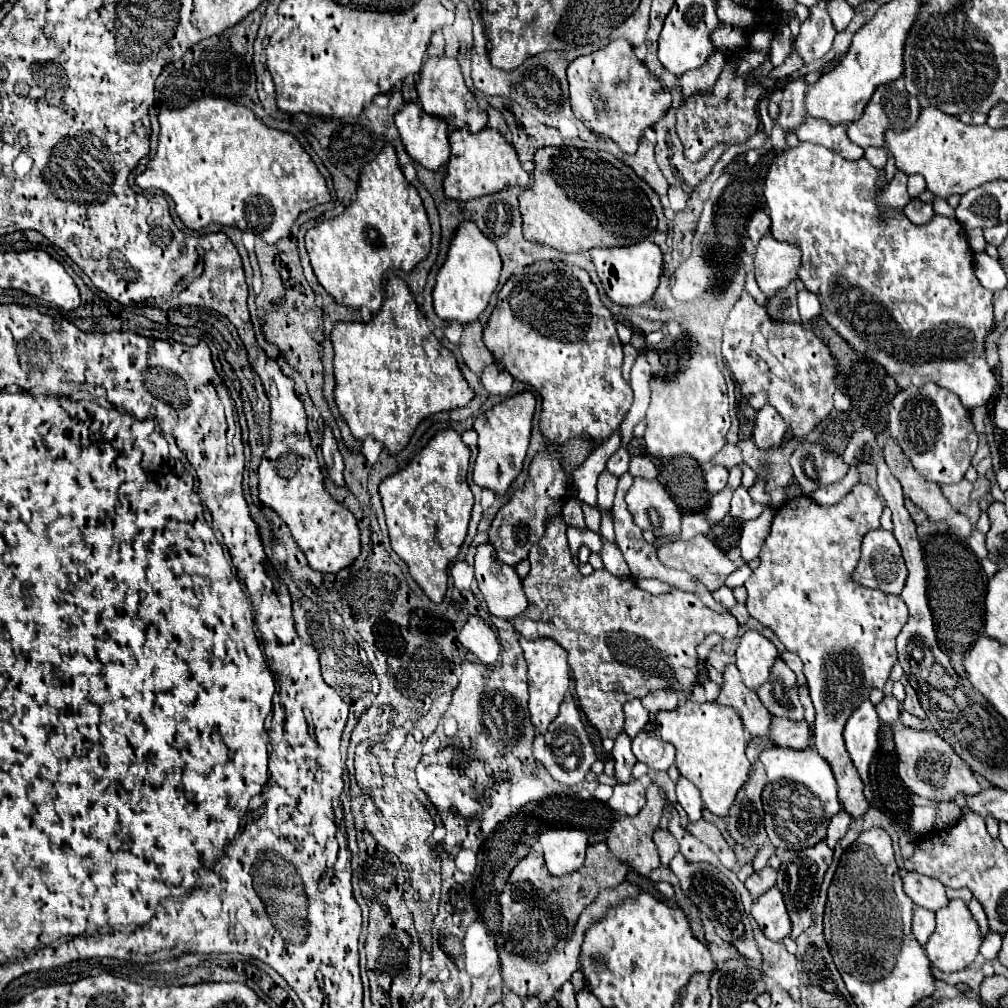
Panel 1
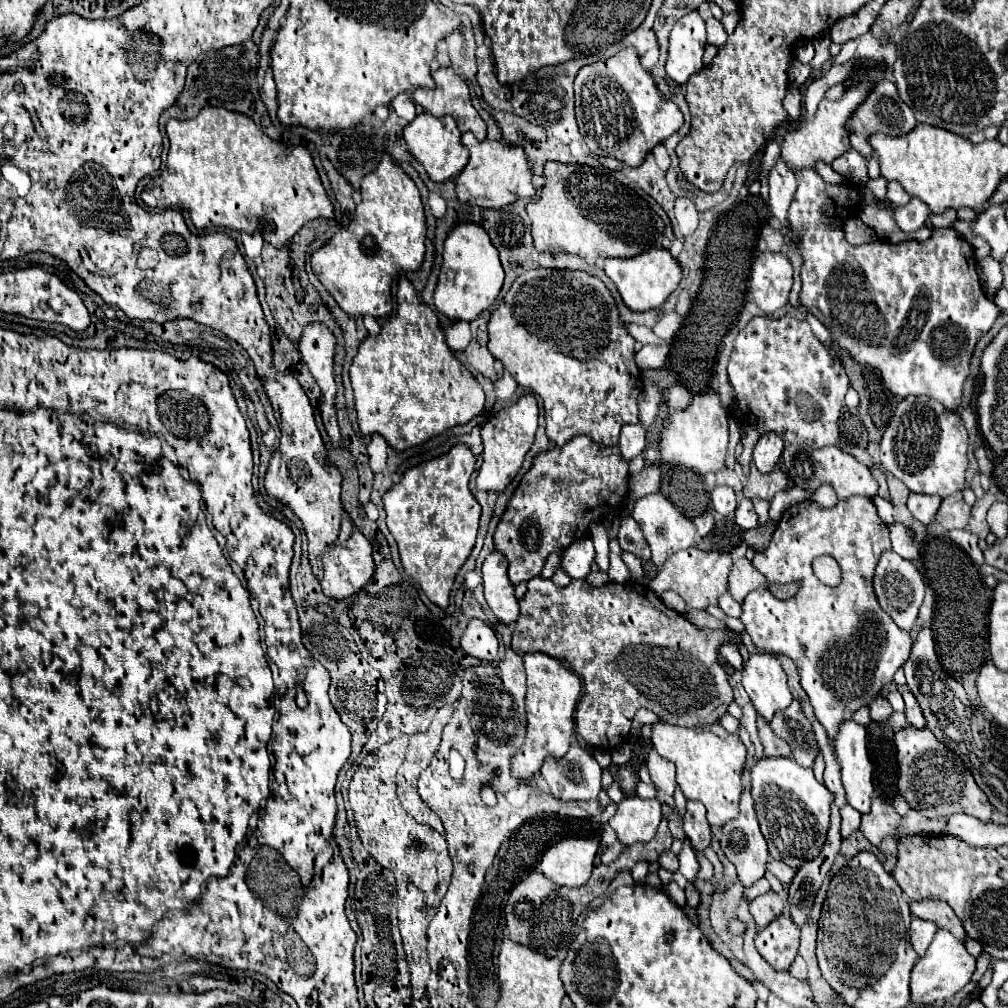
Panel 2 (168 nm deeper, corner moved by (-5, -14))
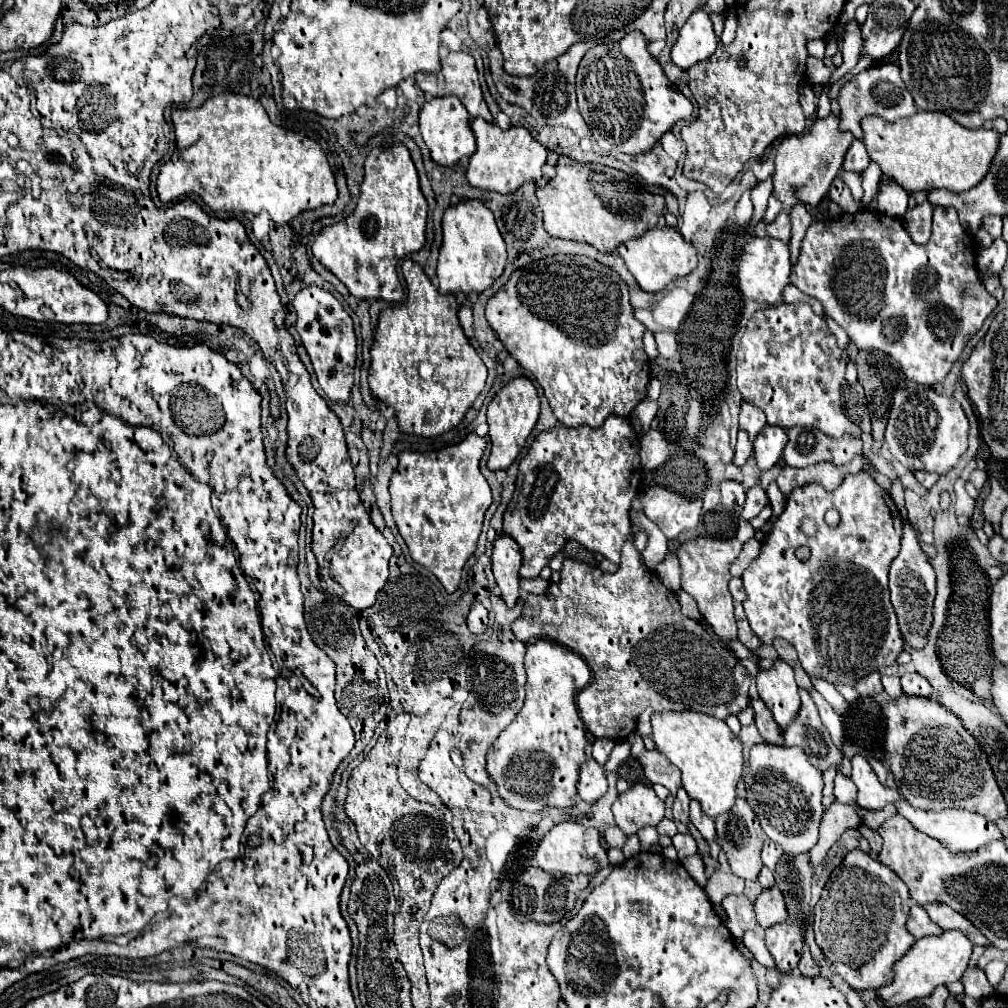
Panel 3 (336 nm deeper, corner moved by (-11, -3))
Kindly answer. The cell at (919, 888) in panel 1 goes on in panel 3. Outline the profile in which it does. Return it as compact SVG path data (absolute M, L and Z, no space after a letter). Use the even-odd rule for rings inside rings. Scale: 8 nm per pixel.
M925 905L925 911L929 913L929 917L943 929L959 929L963 931L973 943L979 945L989 945L989 941L983 937L983 933L979 933L979 929L975 929L975 925L971 925L971 921L967 921L961 913L955 913L949 905Z

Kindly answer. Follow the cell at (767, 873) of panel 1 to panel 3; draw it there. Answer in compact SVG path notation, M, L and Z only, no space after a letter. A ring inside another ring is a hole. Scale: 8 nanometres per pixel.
M775 885L769 889L763 889L755 901L755 913L757 913L757 923L761 927L771 927L775 923L785 921L787 905L783 905L783 893L779 893Z

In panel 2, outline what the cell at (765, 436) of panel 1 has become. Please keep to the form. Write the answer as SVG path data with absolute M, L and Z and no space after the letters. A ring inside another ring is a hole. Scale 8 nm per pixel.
M773 432L761 434L759 442L753 448L753 464L757 466L759 472L767 474L779 464L781 454L783 454L783 440L781 440L781 436L777 436Z

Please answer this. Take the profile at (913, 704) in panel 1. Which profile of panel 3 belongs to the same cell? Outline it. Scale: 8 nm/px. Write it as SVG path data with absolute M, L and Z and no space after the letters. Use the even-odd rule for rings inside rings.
M905 673L901 677L901 685L903 685L903 693L907 697L931 697L933 695L931 685L919 673Z

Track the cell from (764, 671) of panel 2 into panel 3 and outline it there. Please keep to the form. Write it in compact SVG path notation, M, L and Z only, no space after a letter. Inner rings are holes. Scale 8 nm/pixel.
M777 657L773 669L759 671L755 681L757 681L759 697L771 709L777 725L785 729L791 723L791 719L797 715L801 705L791 665L787 665L783 659Z

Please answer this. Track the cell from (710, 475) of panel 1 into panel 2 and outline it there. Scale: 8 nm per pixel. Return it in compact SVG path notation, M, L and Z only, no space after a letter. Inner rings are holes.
M727 486L713 488L713 490L709 490L709 496L711 496L709 508L717 510L721 516L729 516L729 514L735 512L737 496L735 496L735 492L731 488L727 488Z

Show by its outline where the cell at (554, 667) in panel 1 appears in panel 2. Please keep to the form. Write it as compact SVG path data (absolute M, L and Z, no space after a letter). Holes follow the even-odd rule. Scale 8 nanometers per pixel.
M541 652L523 654L523 662L527 674L527 734L519 752L511 756L511 776L519 782L531 782L539 774L545 758L563 758L573 742L573 712L581 694L581 680L557 658L551 658Z

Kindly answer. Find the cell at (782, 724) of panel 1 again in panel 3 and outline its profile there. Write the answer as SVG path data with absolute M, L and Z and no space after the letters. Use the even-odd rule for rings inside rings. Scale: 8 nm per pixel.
M753 699L751 707L755 711L755 725L761 737L765 739L765 743L783 745L783 731L779 729L779 725L775 725L775 719L771 717L771 711L767 709L767 705L763 705L761 699Z

